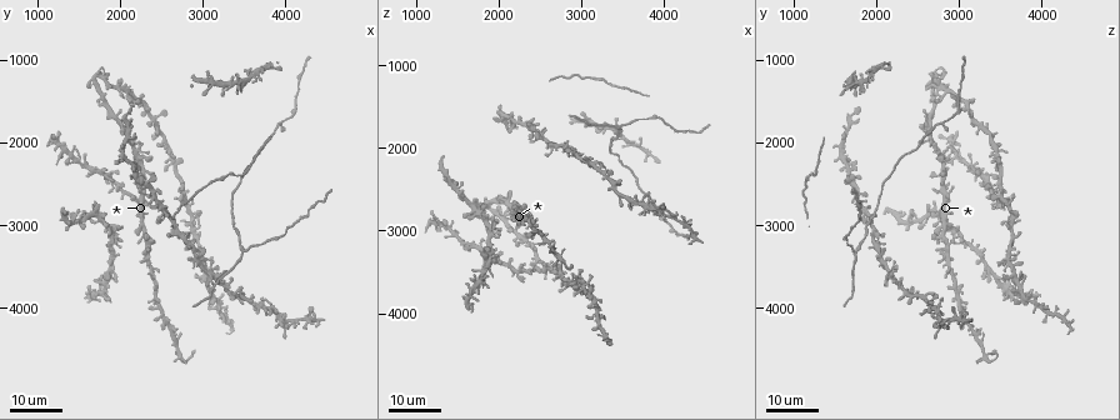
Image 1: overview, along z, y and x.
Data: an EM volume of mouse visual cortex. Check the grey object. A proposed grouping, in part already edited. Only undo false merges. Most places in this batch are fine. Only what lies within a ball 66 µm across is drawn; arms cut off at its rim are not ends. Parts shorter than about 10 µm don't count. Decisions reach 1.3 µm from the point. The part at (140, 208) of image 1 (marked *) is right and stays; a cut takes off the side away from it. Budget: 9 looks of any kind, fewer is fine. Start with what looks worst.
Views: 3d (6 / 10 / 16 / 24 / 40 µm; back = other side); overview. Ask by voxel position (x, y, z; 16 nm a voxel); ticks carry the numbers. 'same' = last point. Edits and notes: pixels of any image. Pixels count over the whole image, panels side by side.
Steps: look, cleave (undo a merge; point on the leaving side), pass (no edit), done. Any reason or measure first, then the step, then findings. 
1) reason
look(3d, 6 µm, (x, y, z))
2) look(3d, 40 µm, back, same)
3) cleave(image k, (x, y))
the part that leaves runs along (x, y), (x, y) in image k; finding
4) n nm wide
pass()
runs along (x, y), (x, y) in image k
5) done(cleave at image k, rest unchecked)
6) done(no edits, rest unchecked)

three arms meet
look(3d, 16 µm, (3450, 3350, 1750))

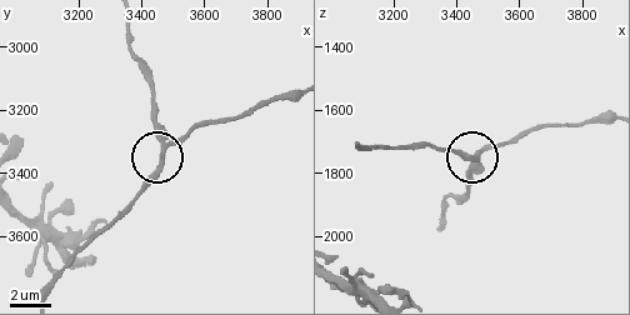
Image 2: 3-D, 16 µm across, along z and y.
look(3d, 10 µm, (3480, 3320, 1730))

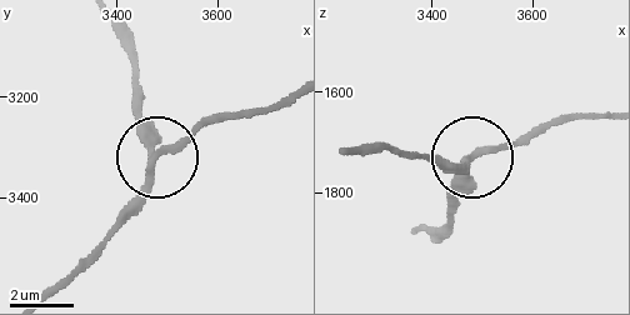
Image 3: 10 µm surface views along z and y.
pass()
all the same neuron

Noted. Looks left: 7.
thick turns thin
look(3d, 16 µm, (2350, 2700, 3500))

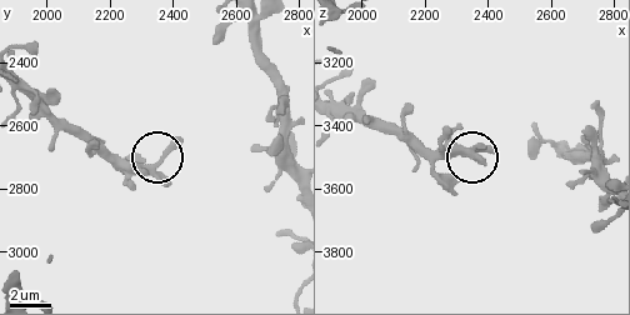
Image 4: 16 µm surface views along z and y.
look(3d, 6 µm, (2320, 2740, 3480))

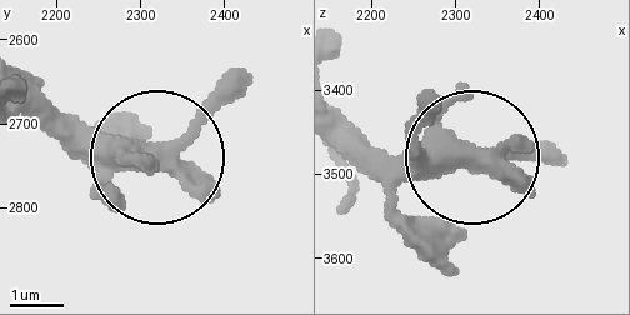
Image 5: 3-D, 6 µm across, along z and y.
pass()
all the same neuron

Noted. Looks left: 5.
thick turns thin
look(3d, 16 µm, (4100, 1600, 3000))

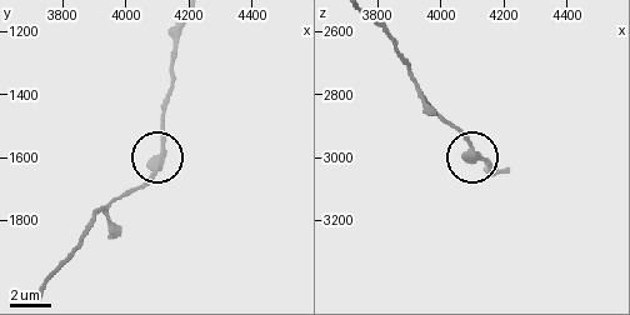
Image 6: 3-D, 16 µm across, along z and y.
closer look
look(3d, 10 µm, same)

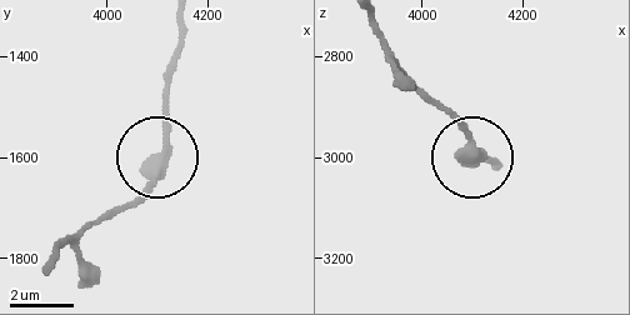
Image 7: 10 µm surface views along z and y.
pass()
runs along (53, 256), (146, 184), (165, 136), (165, 74) in image 7; all the same neuron

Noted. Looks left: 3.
sudden change in width
look(3d, 24 µm, (2750, 2450, 3500))

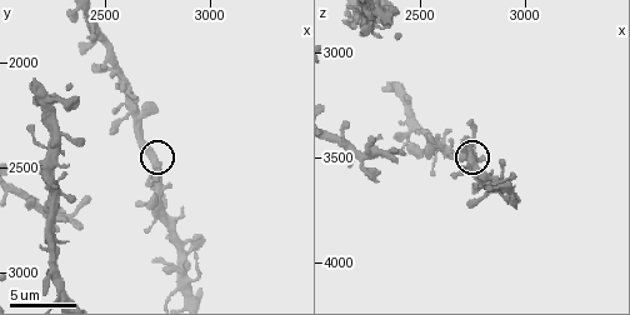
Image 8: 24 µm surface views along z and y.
closer look
look(3d, 10 µm, same)

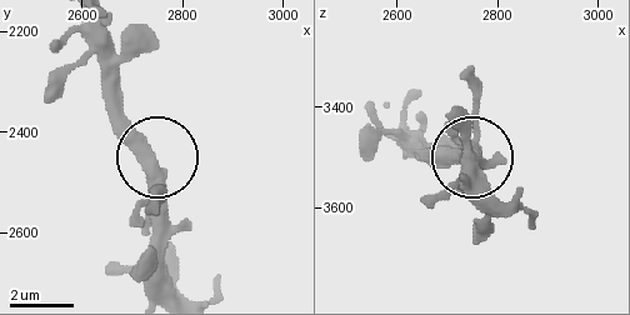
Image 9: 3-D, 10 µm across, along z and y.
410 nm wide
pass()
one neuron here

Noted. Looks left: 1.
done(no edits, rest unchecked)

